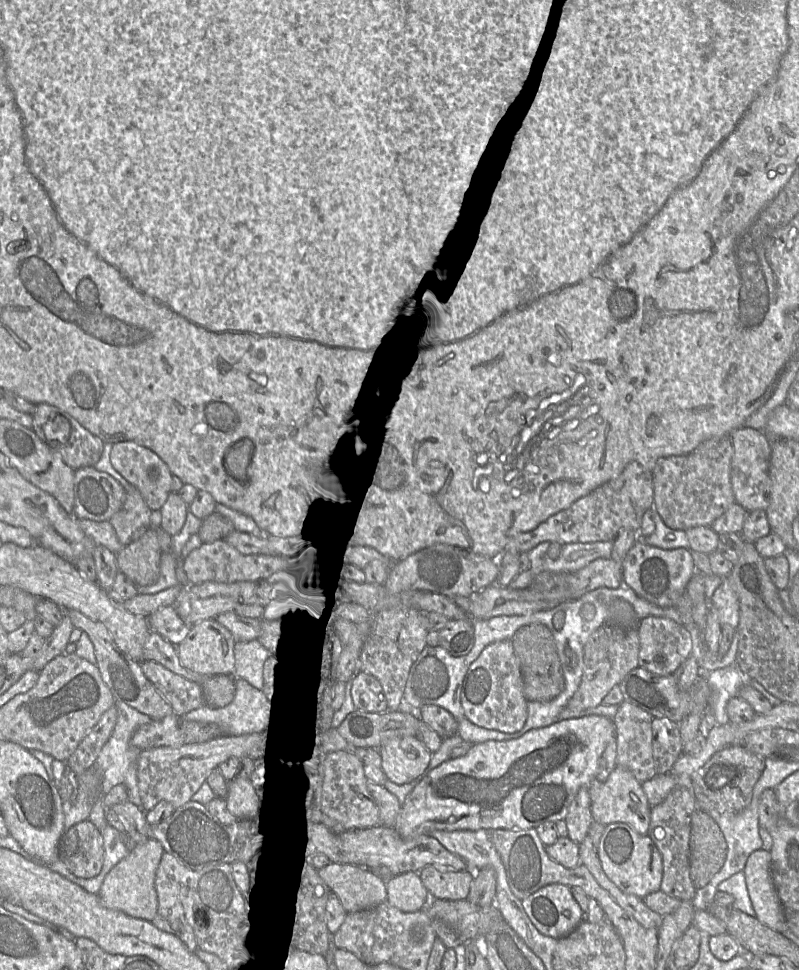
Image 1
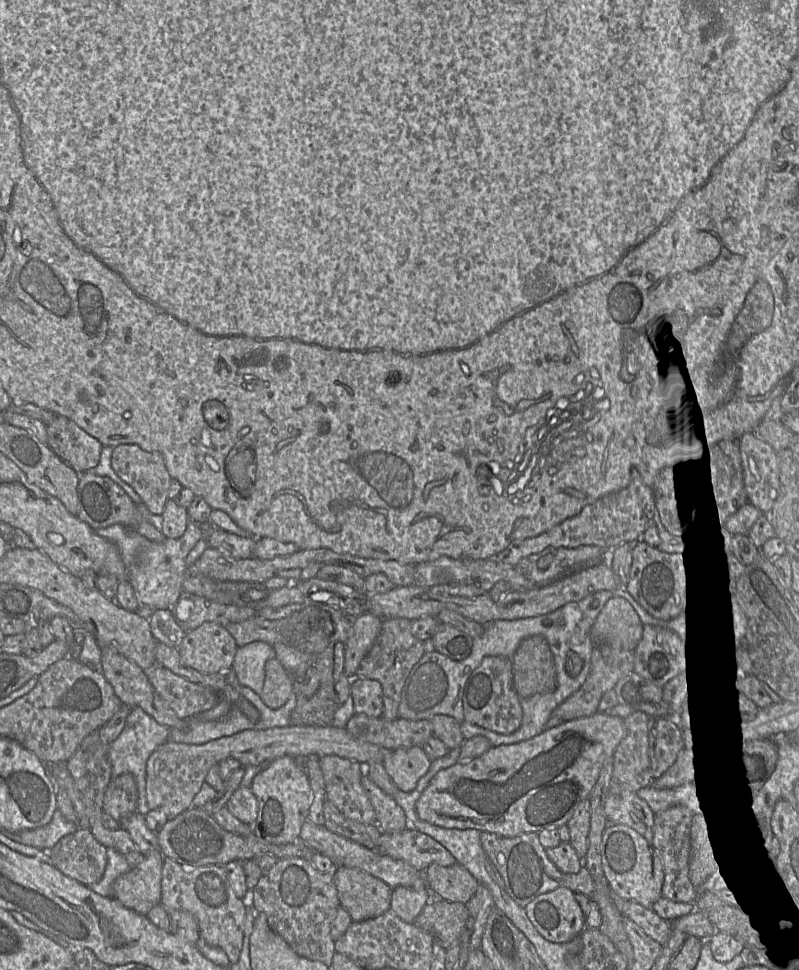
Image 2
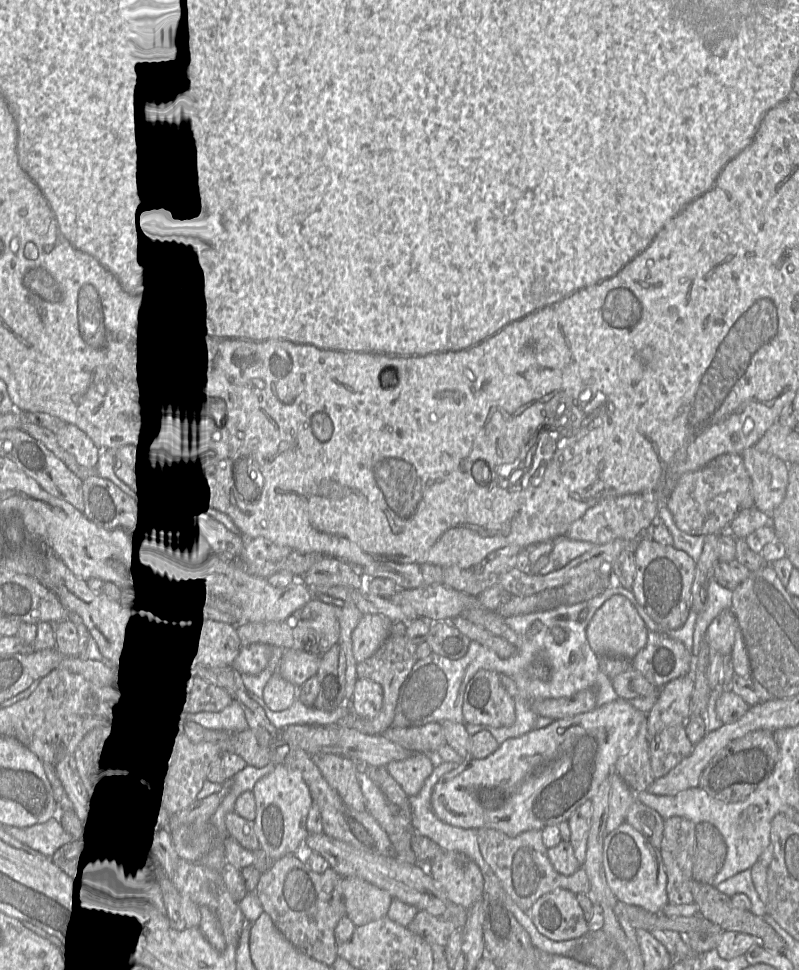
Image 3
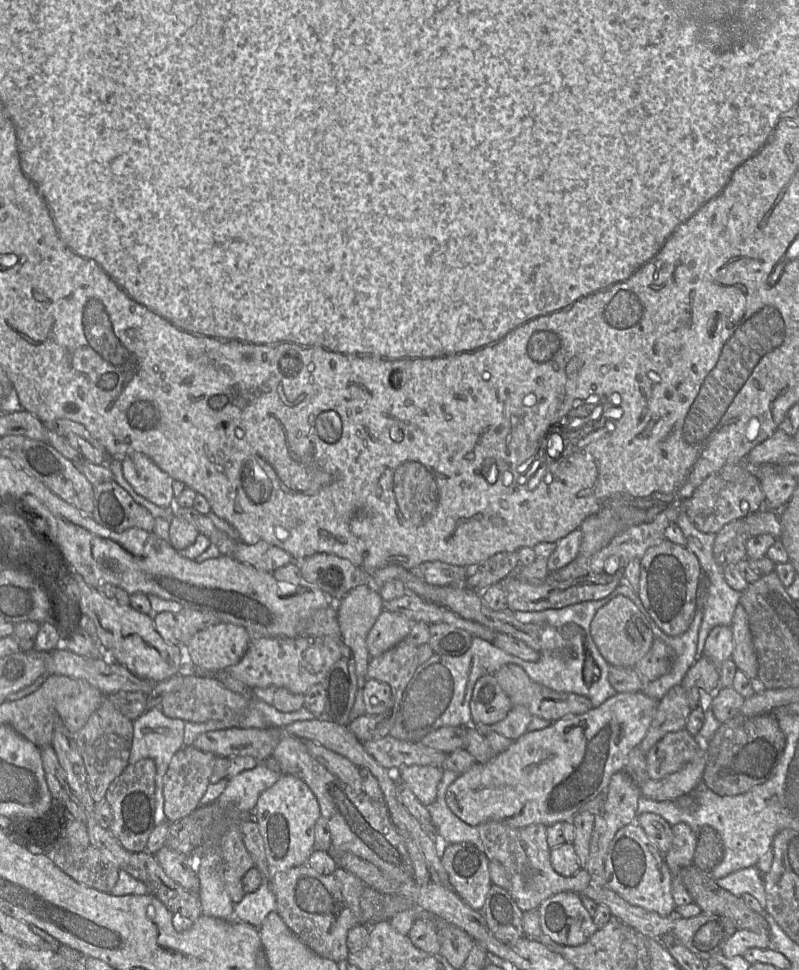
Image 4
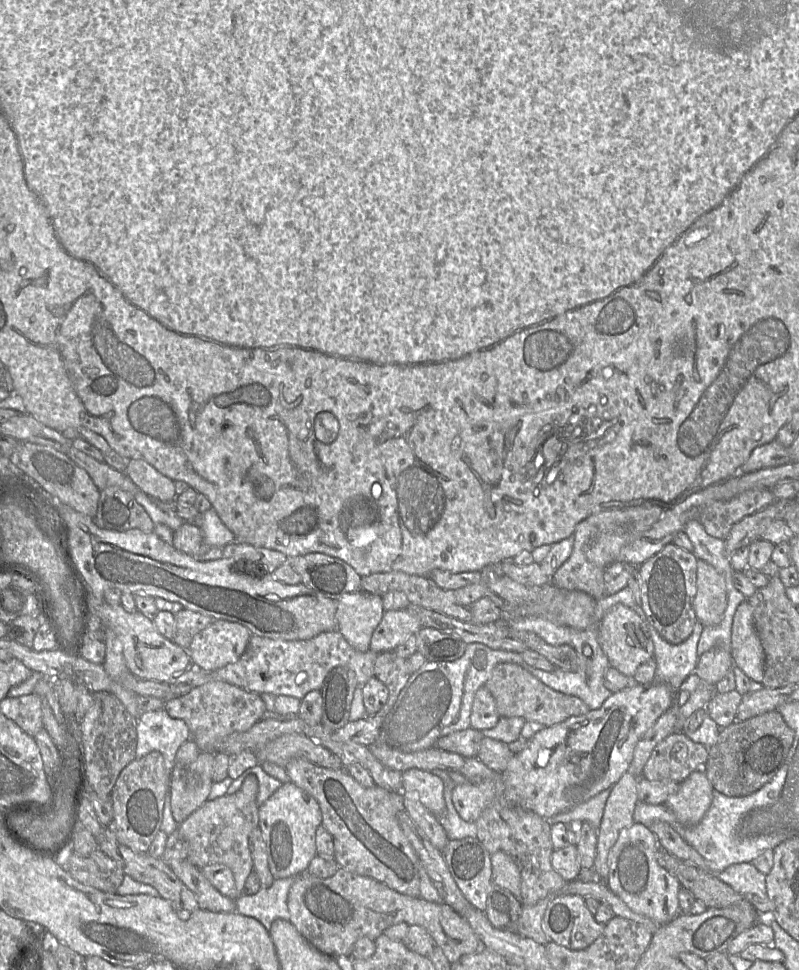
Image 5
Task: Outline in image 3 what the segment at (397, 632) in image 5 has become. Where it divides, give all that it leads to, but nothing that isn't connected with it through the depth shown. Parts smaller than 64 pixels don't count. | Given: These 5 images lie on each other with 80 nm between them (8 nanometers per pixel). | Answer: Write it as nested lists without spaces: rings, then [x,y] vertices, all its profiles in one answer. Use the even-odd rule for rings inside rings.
[[[379,614],[363,615],[352,632],[352,650],[357,663],[370,657],[387,639],[393,621]]]

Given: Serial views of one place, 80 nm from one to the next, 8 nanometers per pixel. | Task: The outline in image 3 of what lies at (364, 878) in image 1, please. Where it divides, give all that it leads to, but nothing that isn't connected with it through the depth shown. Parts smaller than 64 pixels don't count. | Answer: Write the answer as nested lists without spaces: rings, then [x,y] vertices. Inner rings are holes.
[[[343,877],[341,887],[346,915],[356,927],[387,916],[392,901],[387,891],[357,877]]]

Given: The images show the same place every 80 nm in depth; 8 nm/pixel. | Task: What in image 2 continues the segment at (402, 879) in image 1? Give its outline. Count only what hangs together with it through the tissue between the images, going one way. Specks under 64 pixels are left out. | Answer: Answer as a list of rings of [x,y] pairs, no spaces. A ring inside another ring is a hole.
[[[399,886],[392,889],[390,910],[406,923],[413,923],[425,905],[431,900],[428,887],[419,890]]]

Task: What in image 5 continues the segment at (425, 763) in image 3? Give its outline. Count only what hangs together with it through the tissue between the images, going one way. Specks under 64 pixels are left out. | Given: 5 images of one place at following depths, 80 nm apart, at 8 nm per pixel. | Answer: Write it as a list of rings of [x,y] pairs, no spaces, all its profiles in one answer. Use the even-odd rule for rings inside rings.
[[[411,768],[402,772],[401,791],[406,797],[415,797],[436,817],[446,812],[444,782],[431,771]]]

